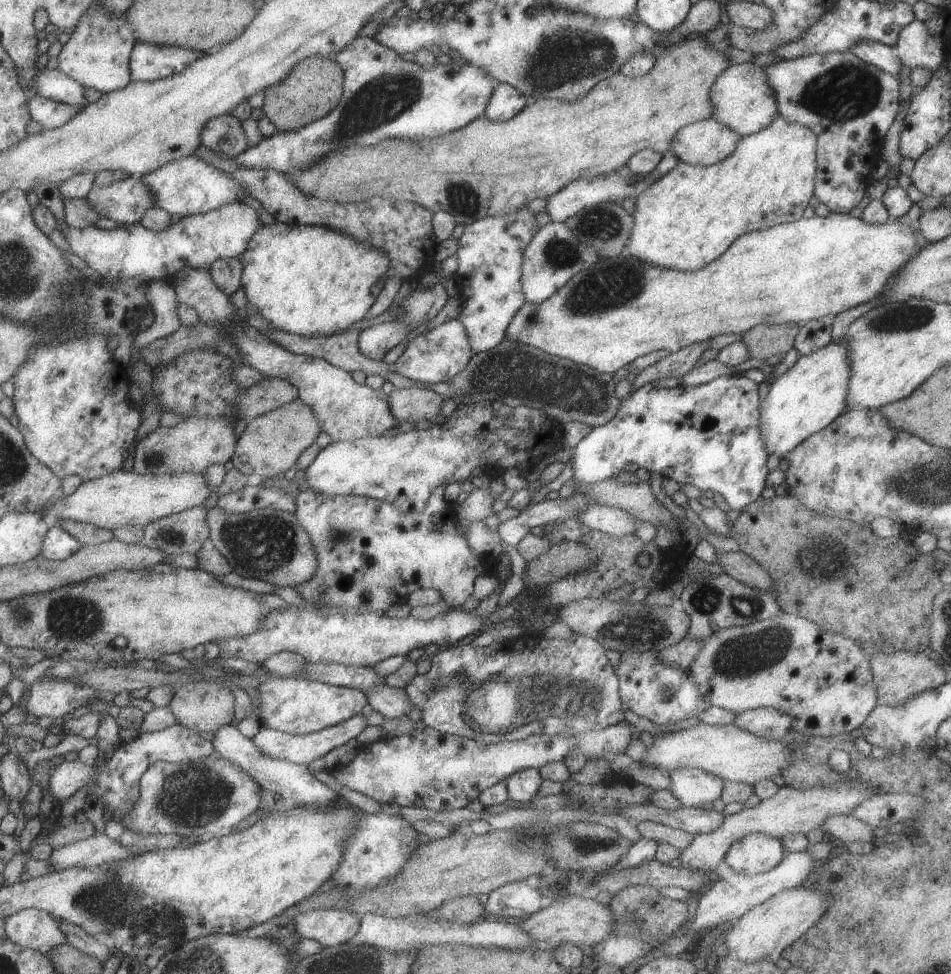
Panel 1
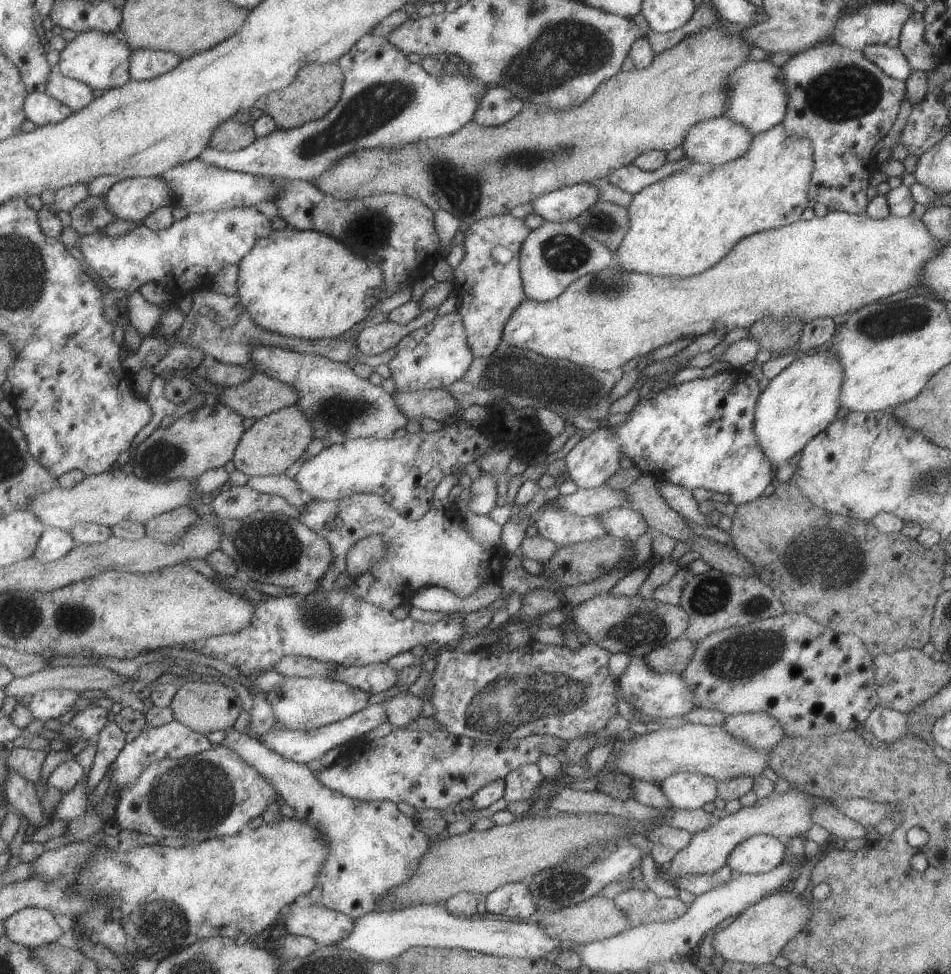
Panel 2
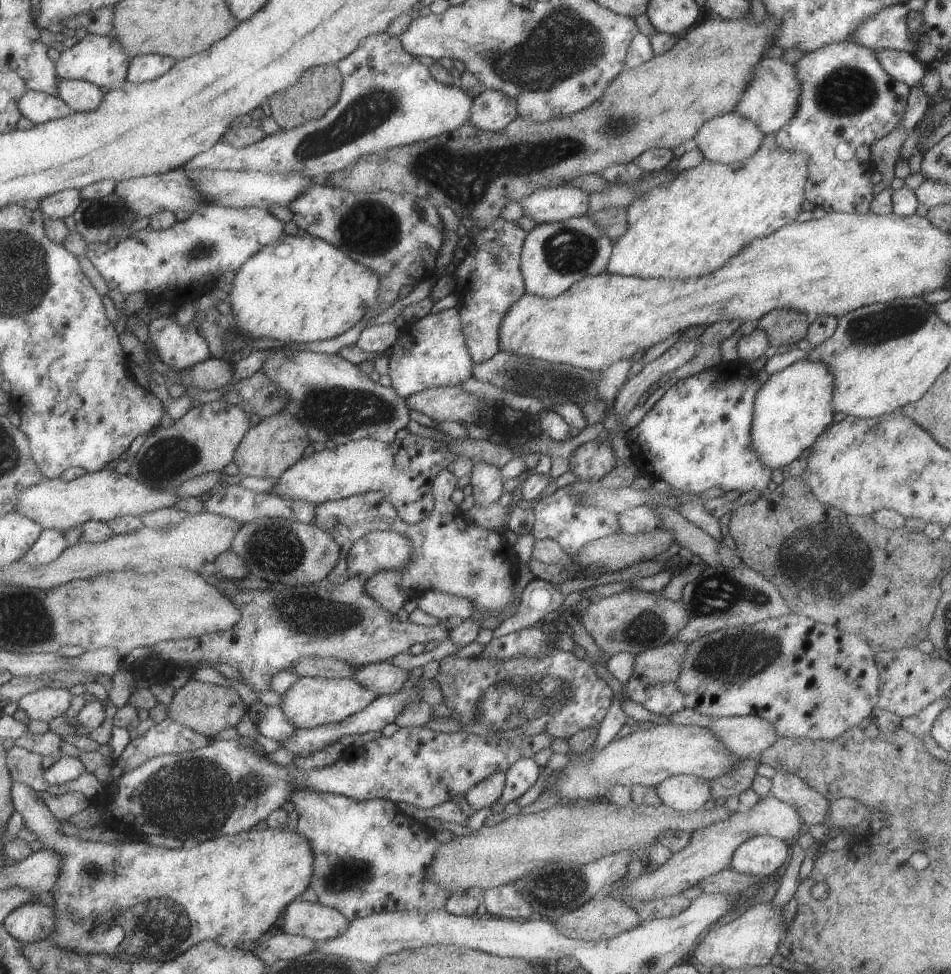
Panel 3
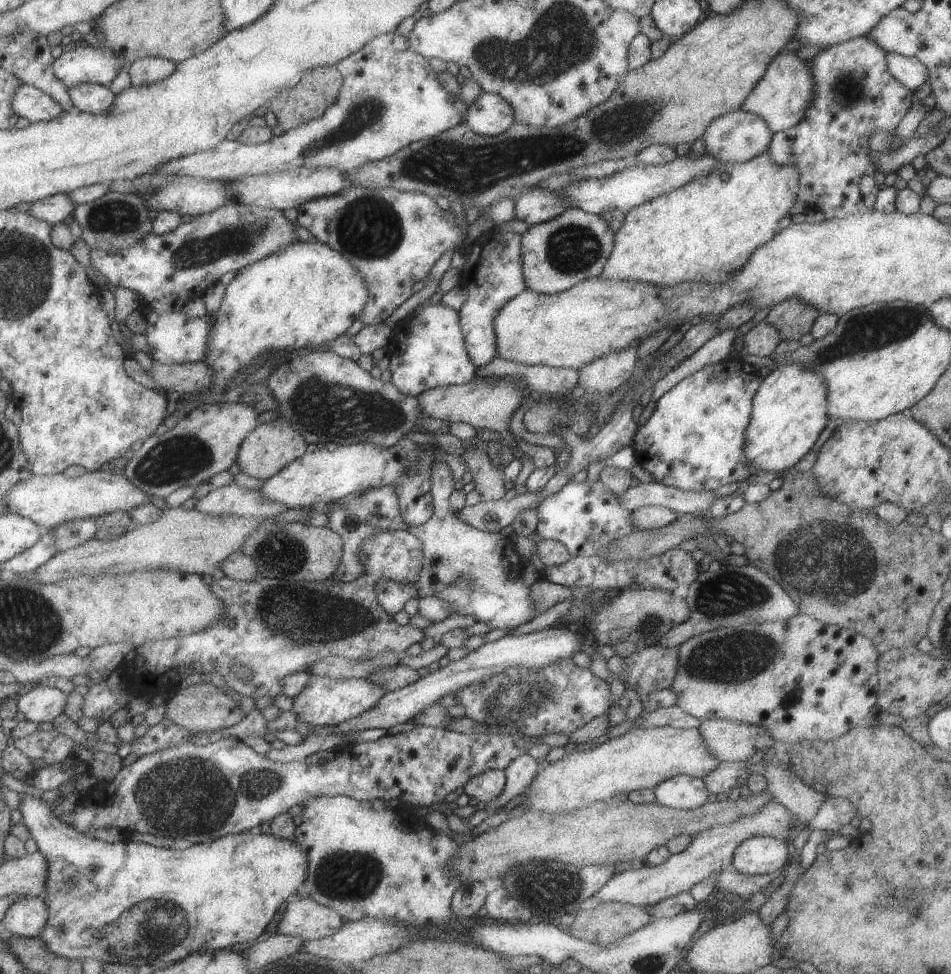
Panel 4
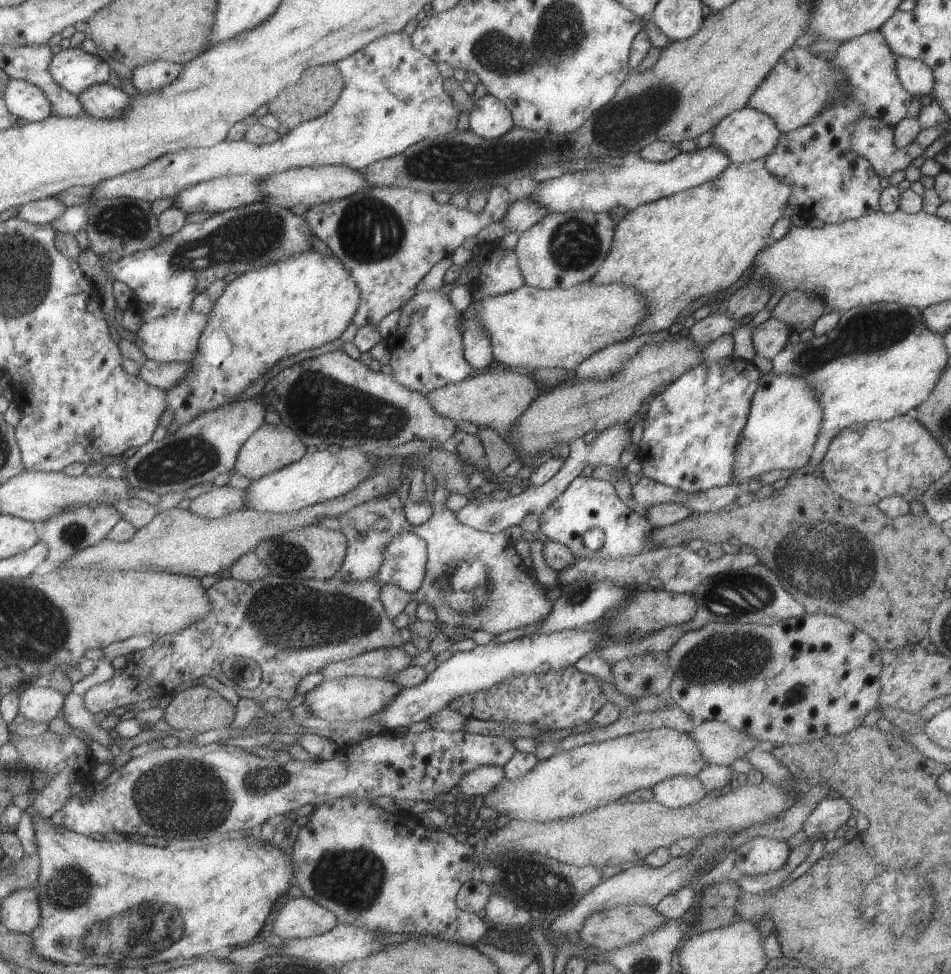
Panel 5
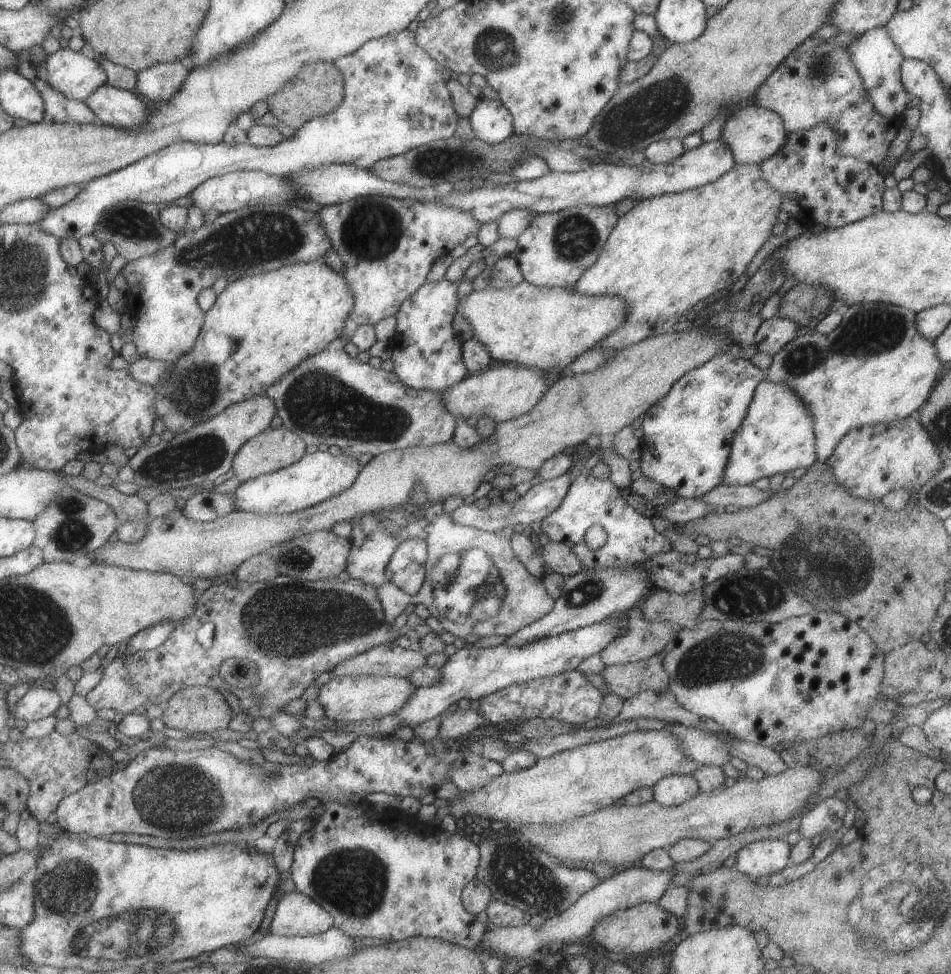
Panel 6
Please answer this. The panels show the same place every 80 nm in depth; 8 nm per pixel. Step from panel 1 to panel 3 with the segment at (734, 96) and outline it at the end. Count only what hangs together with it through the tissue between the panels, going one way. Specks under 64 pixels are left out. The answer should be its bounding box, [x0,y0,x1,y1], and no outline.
[733,58,799,135]

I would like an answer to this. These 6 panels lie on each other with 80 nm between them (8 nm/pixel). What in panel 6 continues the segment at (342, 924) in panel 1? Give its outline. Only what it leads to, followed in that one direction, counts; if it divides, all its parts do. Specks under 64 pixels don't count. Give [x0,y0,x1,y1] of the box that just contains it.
[270,890,333,937]

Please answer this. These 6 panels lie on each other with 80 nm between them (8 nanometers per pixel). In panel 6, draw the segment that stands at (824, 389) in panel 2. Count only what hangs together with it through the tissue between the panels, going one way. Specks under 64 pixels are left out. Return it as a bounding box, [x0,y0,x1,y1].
[721,378,817,485]

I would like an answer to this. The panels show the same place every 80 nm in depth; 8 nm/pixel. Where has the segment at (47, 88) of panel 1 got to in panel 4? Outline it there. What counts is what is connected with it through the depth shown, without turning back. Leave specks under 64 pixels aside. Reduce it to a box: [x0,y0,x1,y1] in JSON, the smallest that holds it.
[69,83,116,113]

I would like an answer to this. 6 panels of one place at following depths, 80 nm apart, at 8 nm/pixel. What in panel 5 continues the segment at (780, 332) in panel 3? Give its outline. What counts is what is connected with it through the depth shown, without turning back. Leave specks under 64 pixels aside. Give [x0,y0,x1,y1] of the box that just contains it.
[771,290,823,334]

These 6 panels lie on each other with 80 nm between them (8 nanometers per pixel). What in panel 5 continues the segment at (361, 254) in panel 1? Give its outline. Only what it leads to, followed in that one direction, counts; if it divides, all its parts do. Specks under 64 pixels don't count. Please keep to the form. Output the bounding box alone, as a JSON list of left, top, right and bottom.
[167,249,359,427]

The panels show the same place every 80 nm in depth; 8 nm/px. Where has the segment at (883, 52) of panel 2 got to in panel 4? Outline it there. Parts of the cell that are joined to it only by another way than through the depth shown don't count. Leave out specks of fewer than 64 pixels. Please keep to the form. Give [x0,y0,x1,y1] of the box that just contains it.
[886,53,928,91]

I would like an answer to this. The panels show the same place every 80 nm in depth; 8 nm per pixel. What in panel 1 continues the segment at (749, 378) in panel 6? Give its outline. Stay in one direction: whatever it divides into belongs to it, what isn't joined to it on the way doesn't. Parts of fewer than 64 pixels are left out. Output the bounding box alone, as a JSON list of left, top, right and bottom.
[569,376,766,510]

